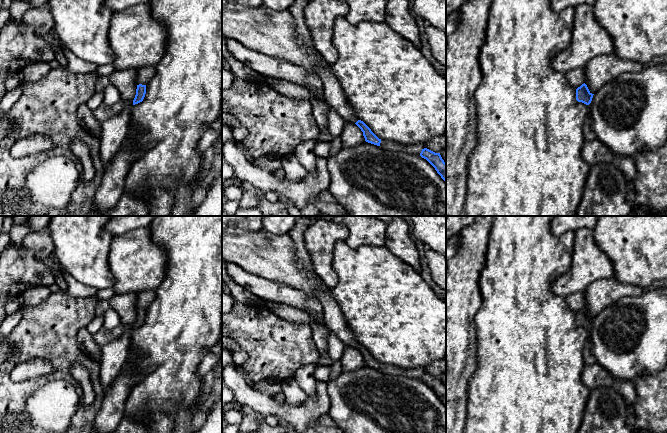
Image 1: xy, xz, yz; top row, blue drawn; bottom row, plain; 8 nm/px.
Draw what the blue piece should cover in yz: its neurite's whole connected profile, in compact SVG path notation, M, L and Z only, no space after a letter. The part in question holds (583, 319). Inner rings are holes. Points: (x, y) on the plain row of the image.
M585 307L576 313L576 324L586 329L591 327L593 319Z

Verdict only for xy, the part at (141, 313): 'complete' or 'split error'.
split error

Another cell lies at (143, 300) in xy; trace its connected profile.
M143 291L137 293L137 297L136 297L137 309L139 308L147 309L152 303L152 301L154 300L155 295L156 295L155 291Z

